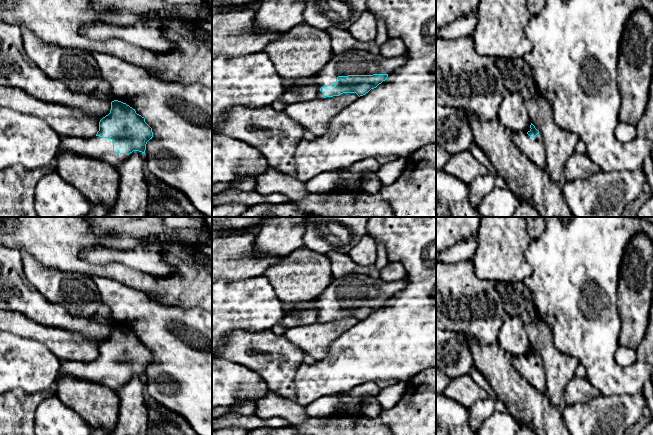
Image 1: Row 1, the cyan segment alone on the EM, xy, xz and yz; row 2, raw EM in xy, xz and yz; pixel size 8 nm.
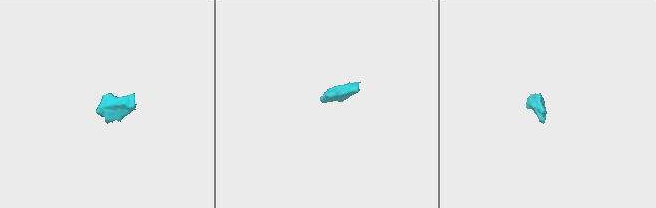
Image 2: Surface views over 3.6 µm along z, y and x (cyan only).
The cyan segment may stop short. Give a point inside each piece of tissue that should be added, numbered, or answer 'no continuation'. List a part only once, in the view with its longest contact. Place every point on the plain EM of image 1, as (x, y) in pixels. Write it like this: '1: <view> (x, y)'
1: xy (96, 371)

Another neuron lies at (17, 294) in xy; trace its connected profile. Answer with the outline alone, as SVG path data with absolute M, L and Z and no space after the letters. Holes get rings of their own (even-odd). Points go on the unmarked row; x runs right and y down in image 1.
M0 246L0 308L19 312L32 321L80 333L102 343L110 337L111 326L92 318L73 317L62 306L46 299L27 279L23 253Z

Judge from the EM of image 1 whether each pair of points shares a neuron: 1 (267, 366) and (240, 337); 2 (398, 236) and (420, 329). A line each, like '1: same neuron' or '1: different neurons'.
1: same neuron
2: same neuron

